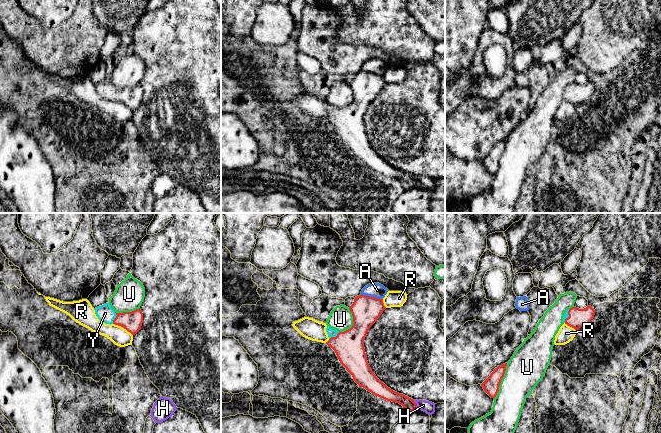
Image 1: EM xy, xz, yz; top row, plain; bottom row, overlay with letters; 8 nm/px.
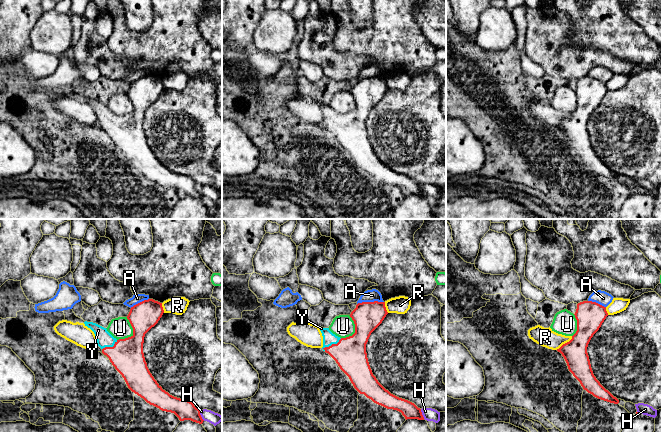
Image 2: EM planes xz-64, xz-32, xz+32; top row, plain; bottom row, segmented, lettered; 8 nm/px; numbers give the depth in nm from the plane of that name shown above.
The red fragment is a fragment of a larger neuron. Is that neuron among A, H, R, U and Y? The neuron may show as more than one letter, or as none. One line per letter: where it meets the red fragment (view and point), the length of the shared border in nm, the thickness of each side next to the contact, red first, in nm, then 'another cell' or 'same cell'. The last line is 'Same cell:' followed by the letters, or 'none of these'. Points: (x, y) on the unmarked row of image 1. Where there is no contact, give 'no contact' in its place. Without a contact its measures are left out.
A: meets red in xz at (372, 73); contact 180 nm long; 220 nm thick on the red side, 120 nm on the other; another cell
H: meets red in xz at (416, 181); contact 100 nm long; 100 nm thick on the red side, 90 nm on the other; another cell
R: meets red in xy at (123, 103); contact 190 nm long; 160 nm thick on the red side, 150 nm on the other; another cell
U: meets red in yz at (500, 157); contact 300 nm long; 130 nm thick on the red side, 300 nm on the other; another cell
Y: meets red in xz at (331, 113); contact 150 nm long; 240 nm thick on the red side, 60 nm on the other; same cell
Same cell: Y

